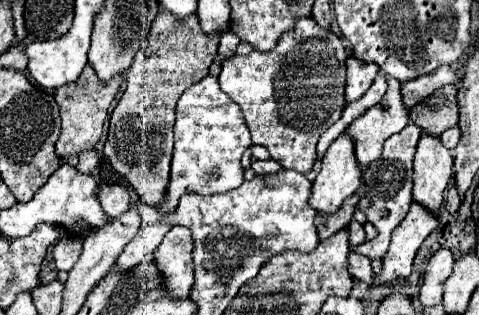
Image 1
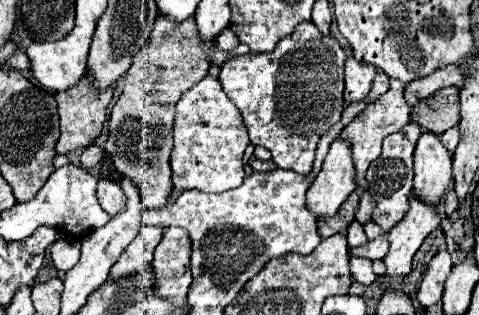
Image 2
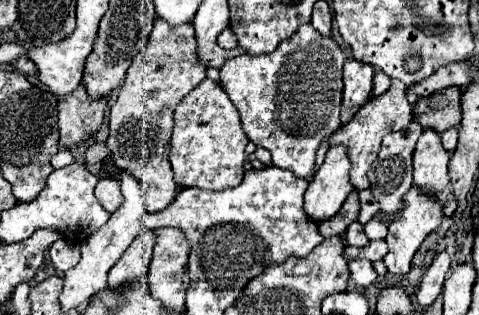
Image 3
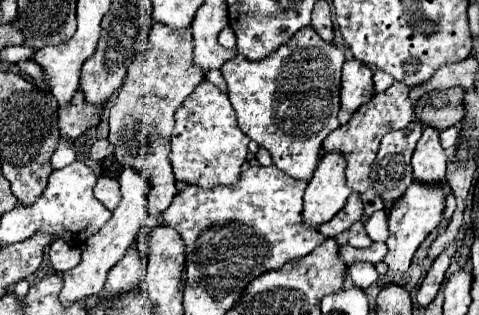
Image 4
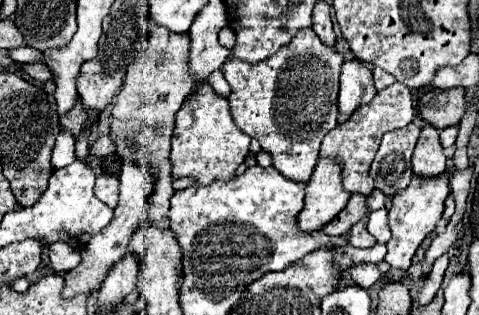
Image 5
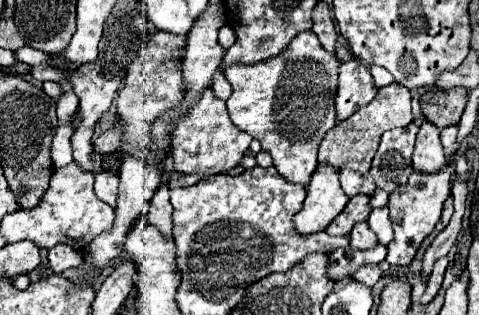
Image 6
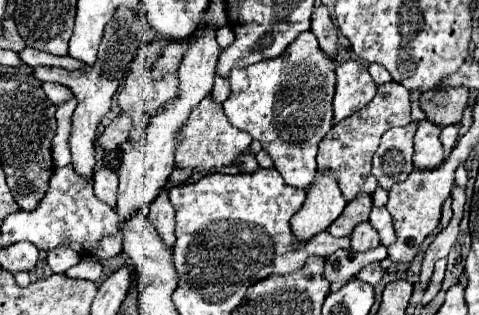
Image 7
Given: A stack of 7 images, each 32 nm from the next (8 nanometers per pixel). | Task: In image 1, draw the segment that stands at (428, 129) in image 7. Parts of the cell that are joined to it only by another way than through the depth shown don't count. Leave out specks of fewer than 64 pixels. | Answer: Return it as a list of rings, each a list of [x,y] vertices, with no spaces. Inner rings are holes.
[[[424,134],[418,142],[414,156],[414,200],[432,212],[440,212],[444,190],[452,178],[452,154],[440,138]]]

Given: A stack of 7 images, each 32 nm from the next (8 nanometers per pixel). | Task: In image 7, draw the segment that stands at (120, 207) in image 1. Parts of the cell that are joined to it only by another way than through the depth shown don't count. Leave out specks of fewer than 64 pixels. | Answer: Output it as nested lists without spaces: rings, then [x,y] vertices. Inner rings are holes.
[[[100,166],[94,172],[94,194],[106,202],[108,206],[116,206],[116,192],[118,192],[118,176],[108,168]]]

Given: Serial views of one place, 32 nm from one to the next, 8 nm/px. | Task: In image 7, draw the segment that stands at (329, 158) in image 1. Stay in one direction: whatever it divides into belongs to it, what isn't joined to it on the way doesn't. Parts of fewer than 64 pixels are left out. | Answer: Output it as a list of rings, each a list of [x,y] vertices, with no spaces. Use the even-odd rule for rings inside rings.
[[[316,174],[312,188],[306,192],[304,206],[290,220],[296,244],[304,244],[318,232],[324,232],[342,214],[344,206],[346,200],[340,196],[336,180]]]

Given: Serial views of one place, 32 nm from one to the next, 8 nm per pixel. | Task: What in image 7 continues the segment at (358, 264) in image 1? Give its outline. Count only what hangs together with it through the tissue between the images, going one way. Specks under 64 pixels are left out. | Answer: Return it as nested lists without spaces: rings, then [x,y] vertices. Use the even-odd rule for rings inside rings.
[[[372,262],[372,264],[368,264],[368,266],[364,266],[360,272],[358,272],[358,280],[362,280],[362,282],[368,282],[368,284],[372,284],[372,286],[376,286],[382,278],[384,278],[384,268],[380,266],[380,262]]]

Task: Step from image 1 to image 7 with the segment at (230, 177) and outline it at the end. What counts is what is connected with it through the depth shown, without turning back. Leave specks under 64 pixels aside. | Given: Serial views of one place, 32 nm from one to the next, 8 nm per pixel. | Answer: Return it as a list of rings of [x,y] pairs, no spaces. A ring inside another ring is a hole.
[[[210,94],[190,112],[184,130],[180,132],[180,144],[176,146],[176,166],[200,170],[218,170],[222,166],[230,166],[238,154],[242,154],[252,142],[252,136],[244,130],[234,128],[224,116],[222,104],[210,100]]]

